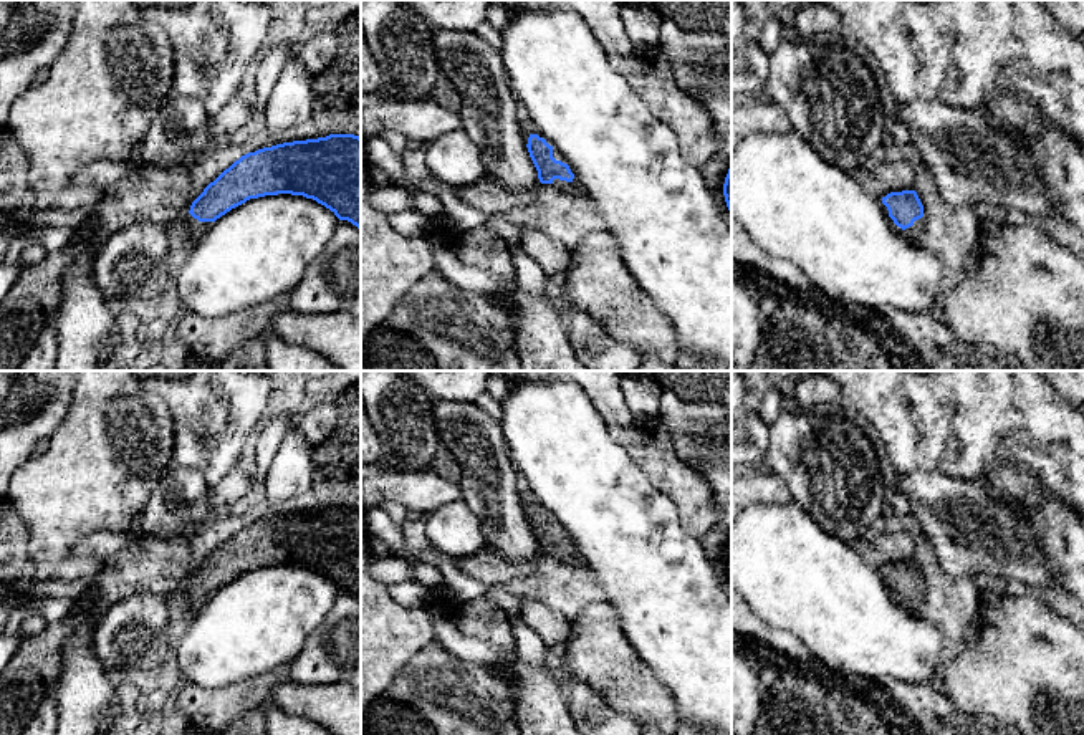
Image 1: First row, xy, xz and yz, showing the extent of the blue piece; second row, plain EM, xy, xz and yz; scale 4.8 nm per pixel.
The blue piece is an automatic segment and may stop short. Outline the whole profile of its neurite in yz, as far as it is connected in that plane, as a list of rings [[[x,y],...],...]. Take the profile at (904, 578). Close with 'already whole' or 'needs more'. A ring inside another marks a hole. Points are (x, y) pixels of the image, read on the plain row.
[[[915,561],[890,563],[882,568],[882,578],[894,599],[917,614],[923,598],[923,576]]]; needs more

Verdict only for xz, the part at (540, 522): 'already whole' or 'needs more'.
needs more

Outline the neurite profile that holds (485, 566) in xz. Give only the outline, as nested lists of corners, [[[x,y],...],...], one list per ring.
[[[483,548],[473,556],[458,558],[457,568],[485,586],[492,586],[533,574],[540,564],[540,560],[540,551],[535,556],[521,561],[508,561]]]

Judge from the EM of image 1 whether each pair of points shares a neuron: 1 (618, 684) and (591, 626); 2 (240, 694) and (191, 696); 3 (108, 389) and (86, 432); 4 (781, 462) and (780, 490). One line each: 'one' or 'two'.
1: one
2: one
3: one
4: two

